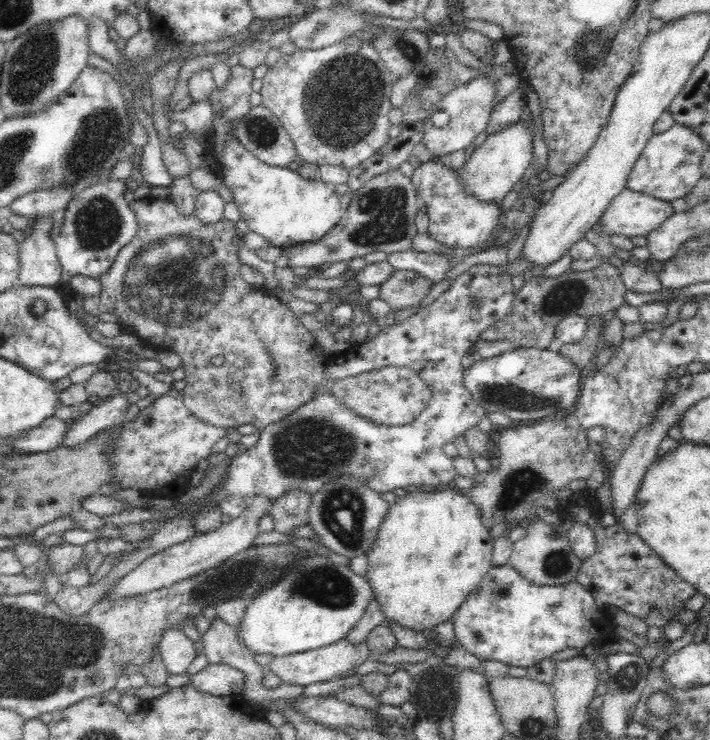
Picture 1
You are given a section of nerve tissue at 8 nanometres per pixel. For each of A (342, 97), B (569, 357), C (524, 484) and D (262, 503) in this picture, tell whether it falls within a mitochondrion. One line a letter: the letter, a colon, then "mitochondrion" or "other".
A: mitochondrion
B: other
C: mitochondrion
D: other

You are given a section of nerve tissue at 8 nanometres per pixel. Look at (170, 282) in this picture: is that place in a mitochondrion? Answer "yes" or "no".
yes

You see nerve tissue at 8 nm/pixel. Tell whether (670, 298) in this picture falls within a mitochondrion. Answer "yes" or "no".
no

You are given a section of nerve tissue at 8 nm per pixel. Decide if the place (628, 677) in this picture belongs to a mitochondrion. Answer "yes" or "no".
yes

